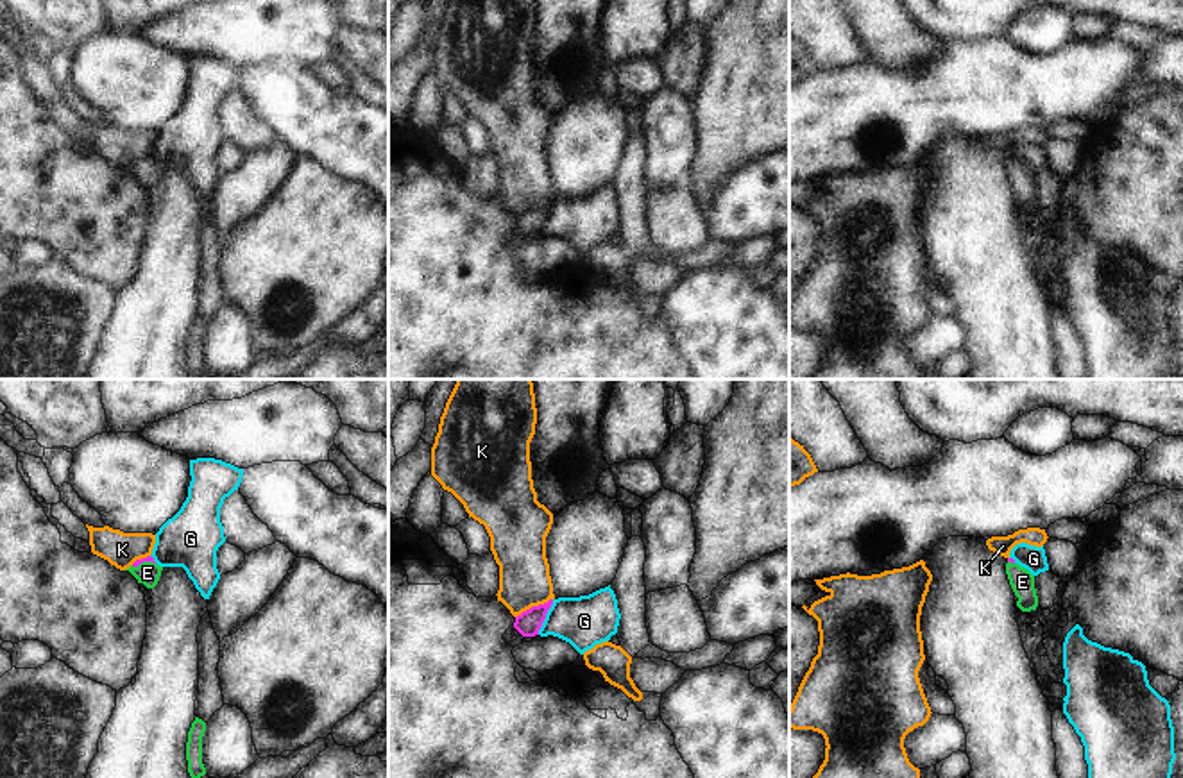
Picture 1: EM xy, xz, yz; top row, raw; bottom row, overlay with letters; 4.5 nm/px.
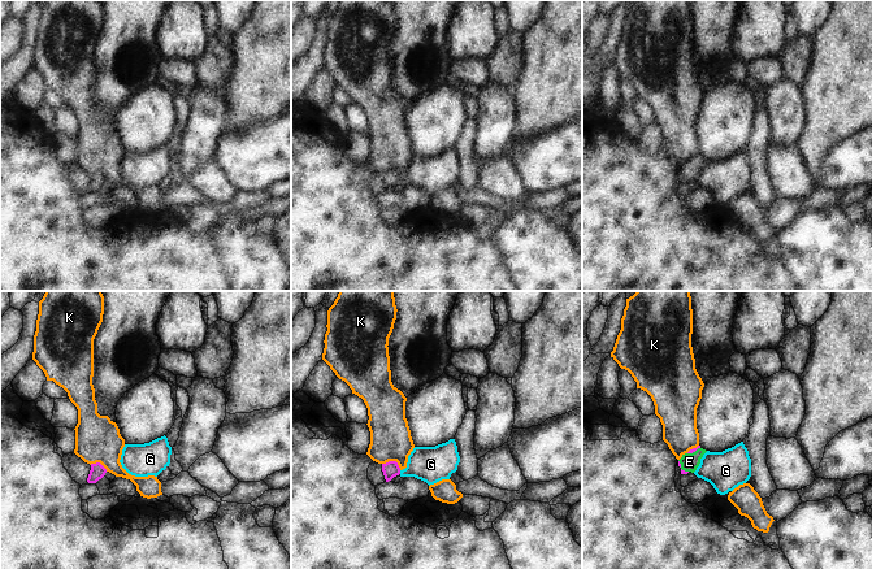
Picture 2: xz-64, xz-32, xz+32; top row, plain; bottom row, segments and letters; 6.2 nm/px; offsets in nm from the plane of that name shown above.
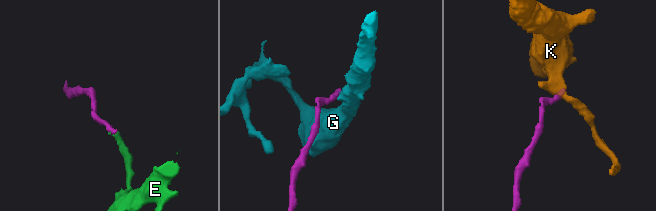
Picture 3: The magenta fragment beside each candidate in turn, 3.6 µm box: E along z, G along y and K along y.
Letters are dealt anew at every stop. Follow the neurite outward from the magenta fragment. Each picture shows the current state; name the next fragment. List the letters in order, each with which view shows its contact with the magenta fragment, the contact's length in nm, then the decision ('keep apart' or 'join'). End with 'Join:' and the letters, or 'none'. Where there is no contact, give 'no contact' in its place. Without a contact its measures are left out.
E: xy | 110 nm | join
G: xz | 180 nm | keep apart
K: xz | 190 nm | keep apart
Join: E

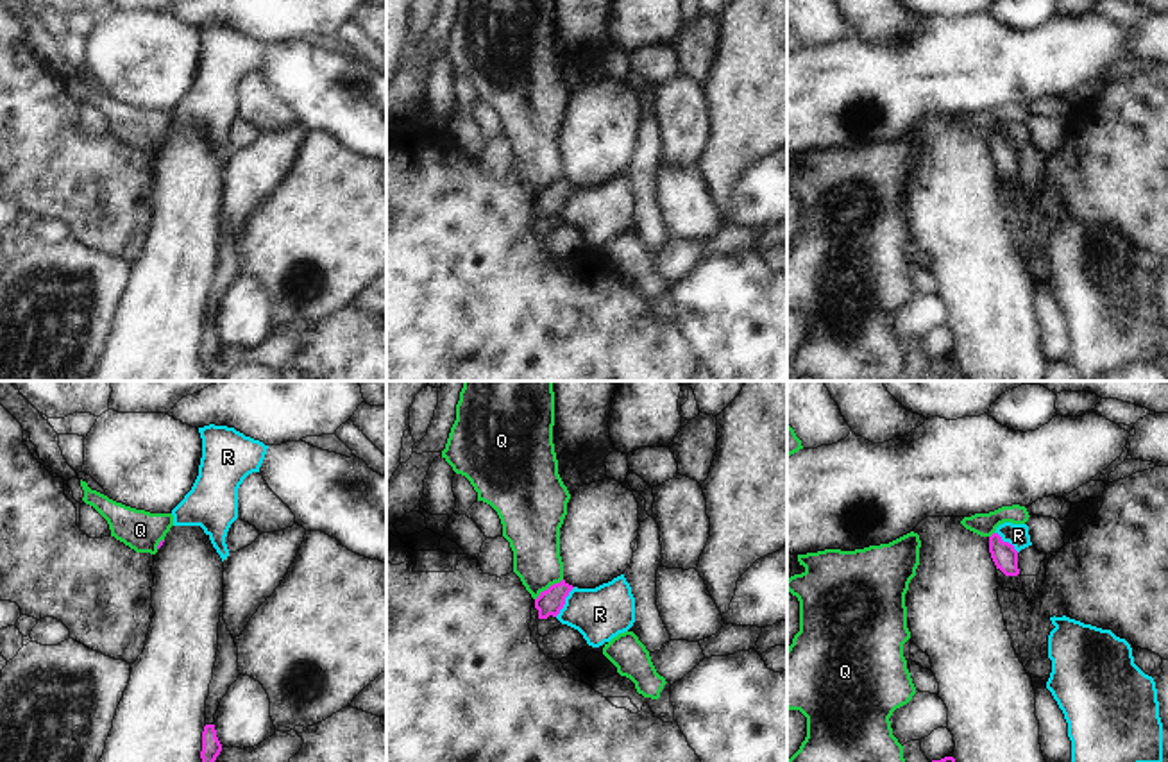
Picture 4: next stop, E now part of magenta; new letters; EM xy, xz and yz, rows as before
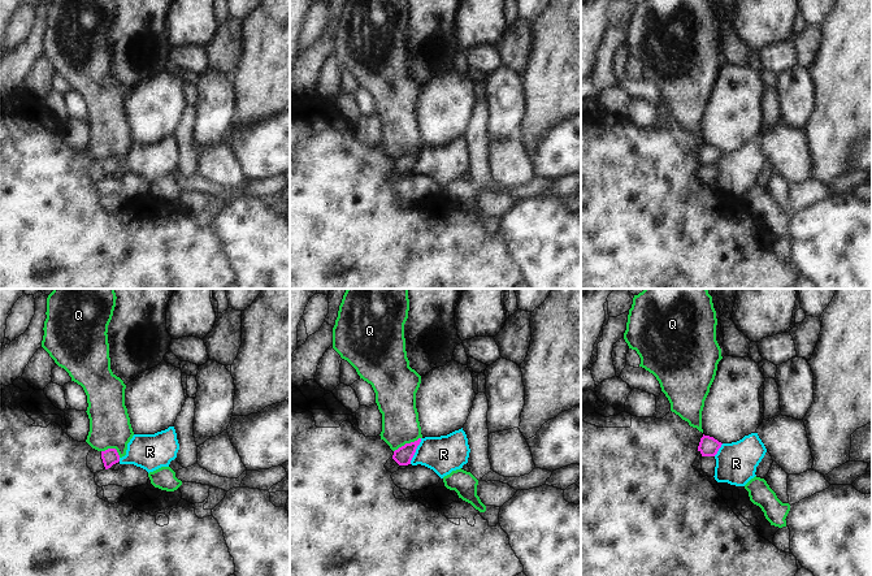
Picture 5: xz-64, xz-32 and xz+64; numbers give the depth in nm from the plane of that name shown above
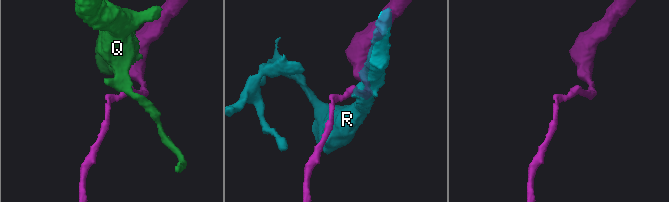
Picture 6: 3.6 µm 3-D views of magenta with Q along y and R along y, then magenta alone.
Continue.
Q: xz | 160 nm | keep apart
R: xz | 160 nm | keep apart
Join: none

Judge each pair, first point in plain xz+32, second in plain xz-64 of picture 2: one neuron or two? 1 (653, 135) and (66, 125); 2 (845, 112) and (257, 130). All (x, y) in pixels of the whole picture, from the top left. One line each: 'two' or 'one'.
1: two
2: two

